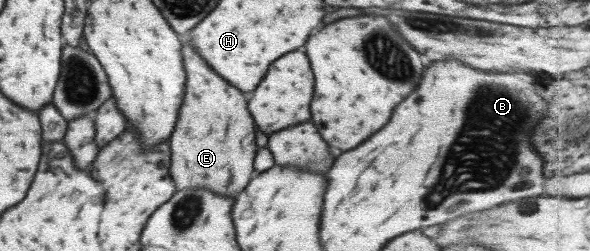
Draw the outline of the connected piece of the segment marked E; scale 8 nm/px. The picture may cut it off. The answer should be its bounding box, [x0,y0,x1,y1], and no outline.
[168,36,256,197]

